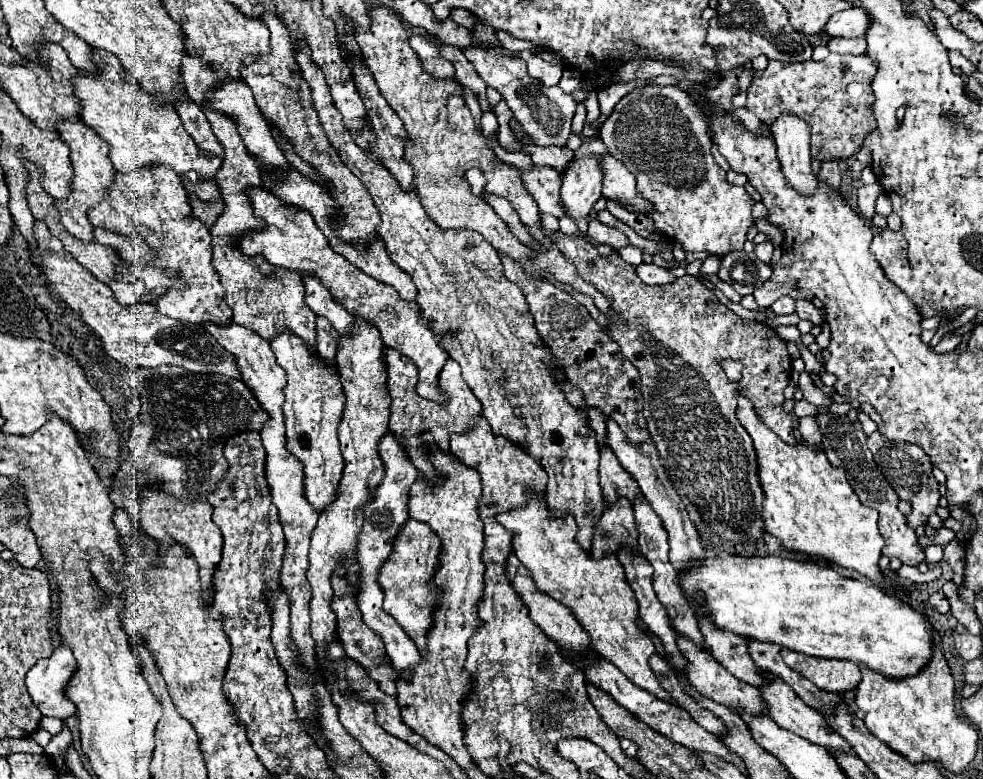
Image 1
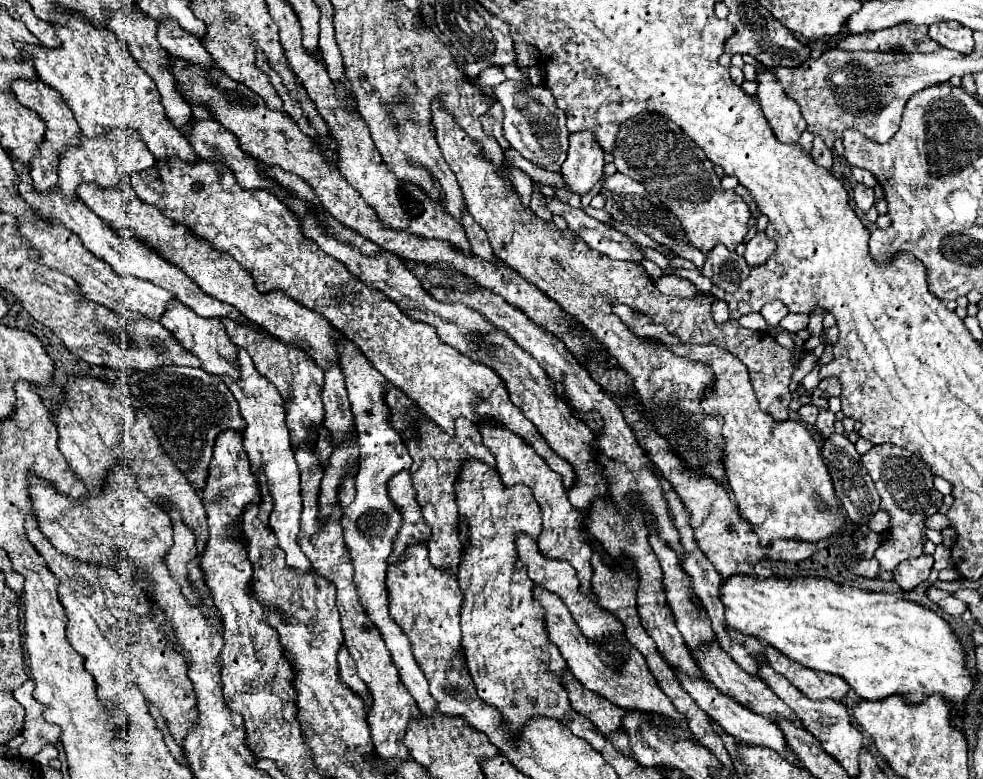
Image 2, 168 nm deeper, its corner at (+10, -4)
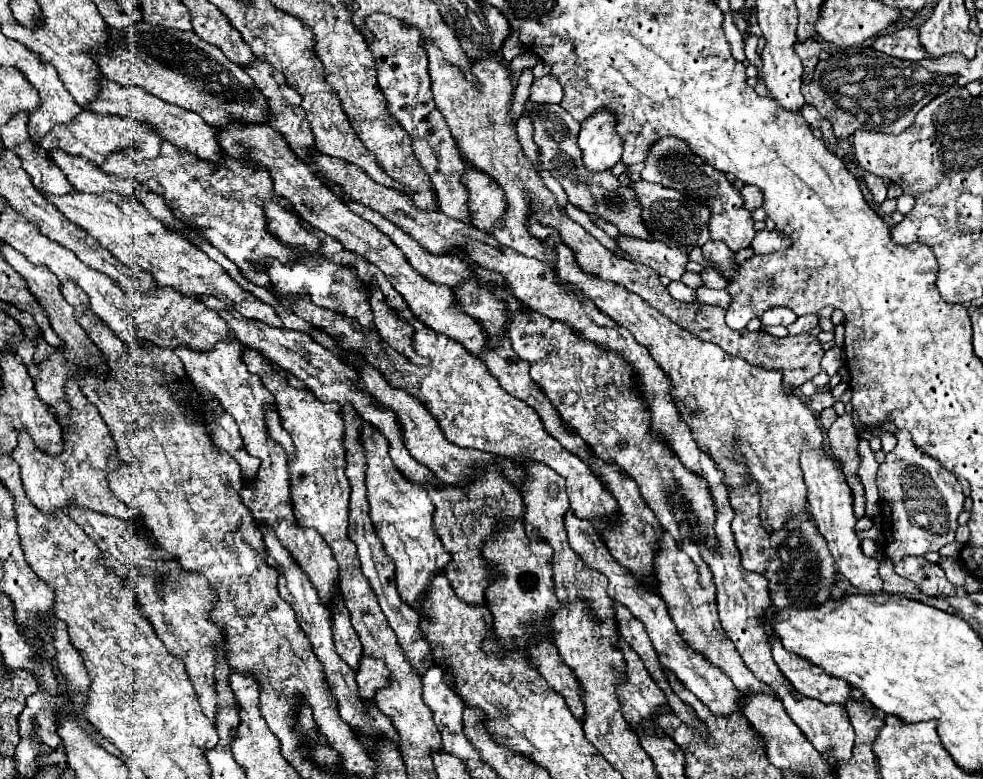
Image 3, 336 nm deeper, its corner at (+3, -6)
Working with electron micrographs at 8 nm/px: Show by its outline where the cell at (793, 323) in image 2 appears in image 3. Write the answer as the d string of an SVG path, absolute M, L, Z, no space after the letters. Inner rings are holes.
M803 315L803 317L797 317L797 321L791 323L787 329L789 329L789 333L797 335L797 333L807 333L807 331L811 331L817 323L819 323L819 321L817 321L815 315Z

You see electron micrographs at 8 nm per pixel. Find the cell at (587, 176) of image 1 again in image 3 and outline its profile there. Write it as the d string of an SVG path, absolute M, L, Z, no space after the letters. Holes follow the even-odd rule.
M599 111L595 115L591 115L589 119L585 119L581 123L581 131L579 131L579 149L583 153L583 165L587 167L587 171L591 173L599 173L599 171L607 171L611 169L623 153L623 145L619 135L615 133L615 117L609 111Z

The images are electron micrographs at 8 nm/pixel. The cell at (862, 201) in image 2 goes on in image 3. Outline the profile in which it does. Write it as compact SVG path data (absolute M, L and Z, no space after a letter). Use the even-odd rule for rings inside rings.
M867 173L867 175L865 175L865 185L867 185L867 189L869 189L869 193L873 195L873 201L875 201L877 205L881 205L881 203L887 199L887 185L885 185L879 177Z

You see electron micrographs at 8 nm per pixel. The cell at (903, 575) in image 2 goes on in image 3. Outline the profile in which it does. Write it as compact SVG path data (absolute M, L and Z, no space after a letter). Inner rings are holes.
M907 556L895 565L895 573L911 579L923 595L955 595L955 587L947 581L939 563L931 563L924 557Z

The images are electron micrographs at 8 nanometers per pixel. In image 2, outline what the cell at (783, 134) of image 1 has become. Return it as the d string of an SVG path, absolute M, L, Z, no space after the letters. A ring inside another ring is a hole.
M758 65L756 67L756 97L762 105L762 111L772 125L778 141L796 143L806 129L806 121L800 113L800 107L794 99L790 99L784 87L778 83L774 69Z

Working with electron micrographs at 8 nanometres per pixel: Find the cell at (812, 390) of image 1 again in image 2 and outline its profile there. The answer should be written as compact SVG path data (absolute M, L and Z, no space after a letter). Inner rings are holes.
M820 409L820 415L818 415L818 421L814 423L814 427L820 431L822 437L830 437L834 433L834 423L836 423L836 415L832 411Z

